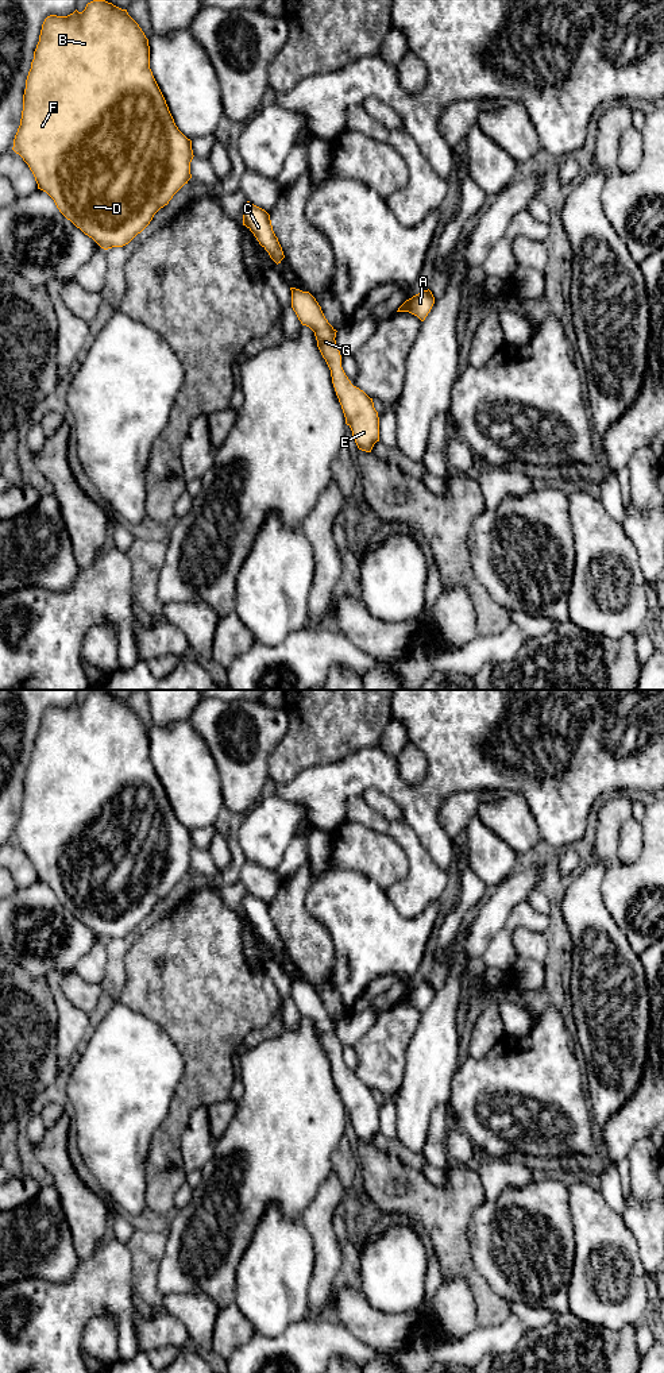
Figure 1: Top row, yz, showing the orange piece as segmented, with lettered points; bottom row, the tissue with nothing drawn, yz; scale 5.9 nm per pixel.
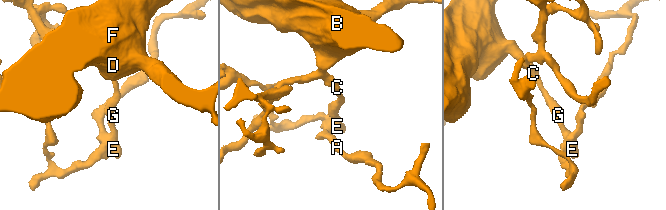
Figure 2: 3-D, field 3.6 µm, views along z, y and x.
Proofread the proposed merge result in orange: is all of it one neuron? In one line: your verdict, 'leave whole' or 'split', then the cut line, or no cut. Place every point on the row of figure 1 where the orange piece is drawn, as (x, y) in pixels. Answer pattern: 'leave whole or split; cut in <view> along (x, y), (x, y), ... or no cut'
leave whole; no cut

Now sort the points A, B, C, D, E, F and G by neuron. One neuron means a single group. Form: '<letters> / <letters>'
A B C D E F G

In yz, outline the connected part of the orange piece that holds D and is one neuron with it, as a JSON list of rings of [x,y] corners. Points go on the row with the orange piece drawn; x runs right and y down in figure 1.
[[[105,0],[88,3],[82,12],[76,9],[67,16],[50,15],[45,19],[26,80],[22,119],[12,150],[28,165],[38,189],[46,192],[54,200],[59,212],[104,250],[128,244],[150,224],[154,215],[167,205],[173,196],[192,178],[190,162],[194,157],[192,140],[175,126],[150,69],[148,39],[139,24],[128,15],[127,9],[121,9]]]

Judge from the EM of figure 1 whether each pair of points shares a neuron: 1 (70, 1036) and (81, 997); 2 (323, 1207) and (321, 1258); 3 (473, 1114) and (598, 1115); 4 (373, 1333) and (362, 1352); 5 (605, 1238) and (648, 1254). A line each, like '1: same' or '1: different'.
1: different
2: same
3: different
4: different
5: different

